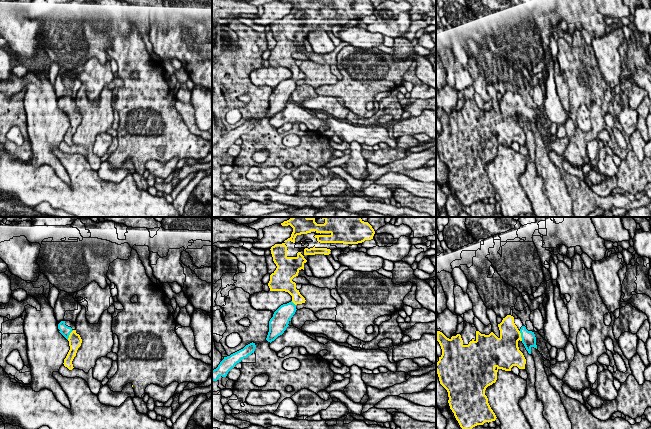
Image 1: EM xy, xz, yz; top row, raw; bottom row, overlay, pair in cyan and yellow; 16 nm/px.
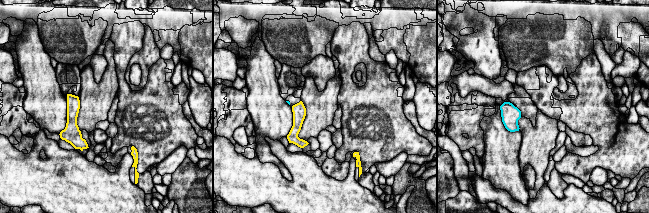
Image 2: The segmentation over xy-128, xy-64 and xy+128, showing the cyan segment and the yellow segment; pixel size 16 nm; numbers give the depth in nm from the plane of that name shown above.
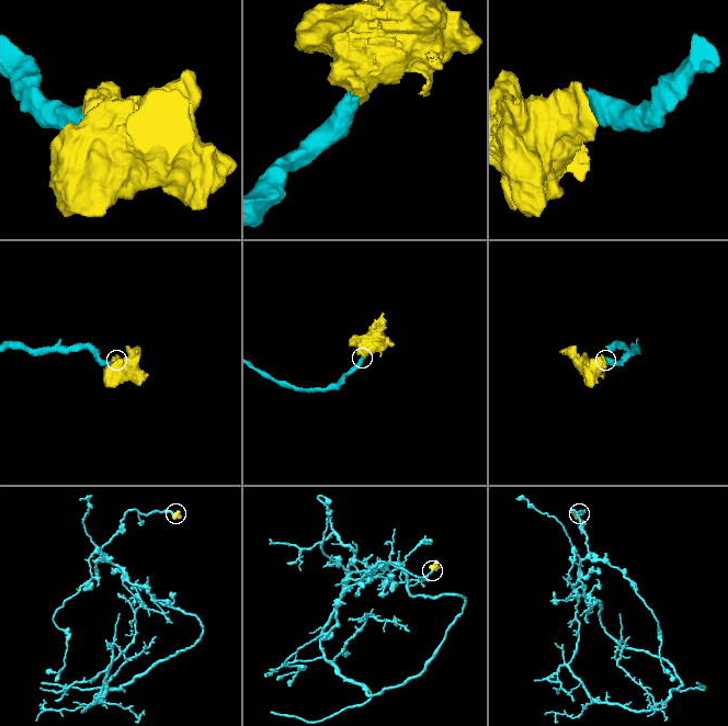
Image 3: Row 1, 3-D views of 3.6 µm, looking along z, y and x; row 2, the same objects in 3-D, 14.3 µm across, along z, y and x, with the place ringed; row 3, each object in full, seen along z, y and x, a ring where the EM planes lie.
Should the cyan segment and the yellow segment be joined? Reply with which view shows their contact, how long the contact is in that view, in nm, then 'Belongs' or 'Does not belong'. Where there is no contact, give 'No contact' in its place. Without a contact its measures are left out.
Touches cyan in xy. Shared border 190 nm. Belongs

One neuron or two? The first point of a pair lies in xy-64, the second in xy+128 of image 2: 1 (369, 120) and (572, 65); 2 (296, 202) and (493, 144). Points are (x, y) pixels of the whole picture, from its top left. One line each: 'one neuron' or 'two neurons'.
1: two neurons
2: two neurons

